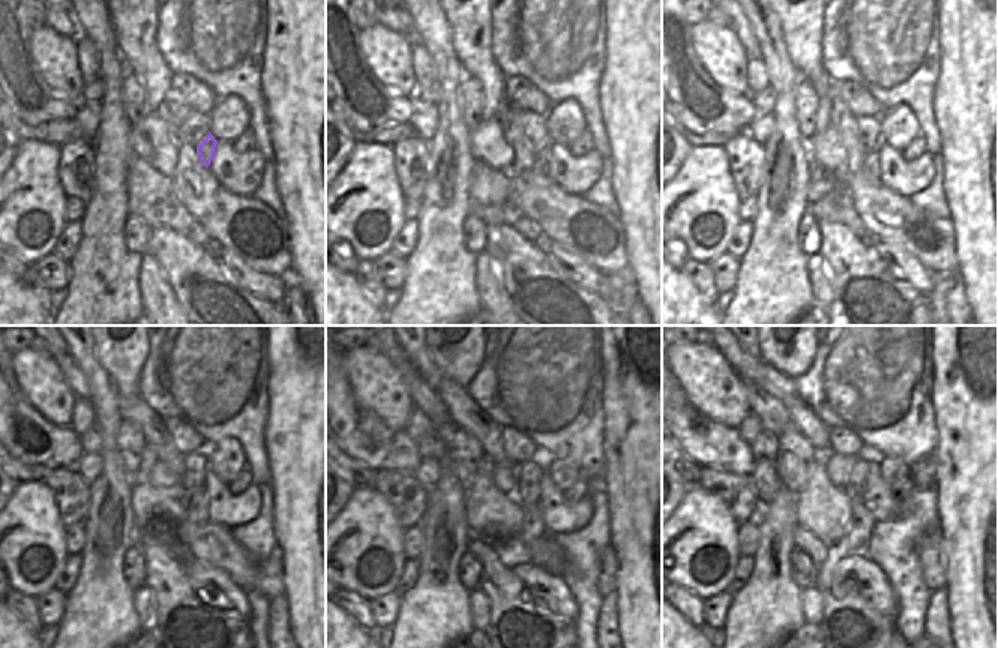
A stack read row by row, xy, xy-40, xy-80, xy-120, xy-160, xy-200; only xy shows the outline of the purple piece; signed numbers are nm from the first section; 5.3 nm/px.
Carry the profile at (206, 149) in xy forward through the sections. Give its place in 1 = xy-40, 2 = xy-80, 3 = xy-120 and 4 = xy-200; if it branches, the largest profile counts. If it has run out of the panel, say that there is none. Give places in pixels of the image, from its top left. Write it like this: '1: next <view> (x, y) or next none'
1: next xy-40 (541, 158)
2: next xy-80 (872, 167)
3: next xy-120 (197, 501)
4: next xy-200 (857, 536)

